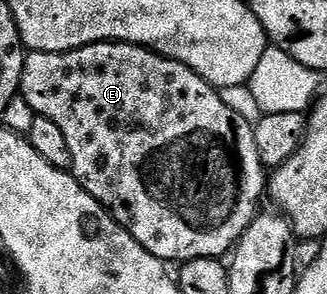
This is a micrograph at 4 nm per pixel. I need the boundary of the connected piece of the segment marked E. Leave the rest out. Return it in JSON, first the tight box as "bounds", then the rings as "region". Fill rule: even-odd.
{"bounds":[20,41,268,263],"region":[[[97,41],[94,45],[81,45],[78,49],[69,49],[66,53],[27,52],[20,95],[27,101],[35,115],[44,119],[52,119],[56,127],[60,127],[64,140],[68,143],[68,151],[72,151],[72,163],[69,172],[99,201],[109,213],[152,255],[156,255],[167,263],[181,263],[205,257],[225,258],[244,235],[244,231],[252,223],[252,219],[260,212],[258,200],[264,197],[268,189],[268,173],[260,159],[260,151],[256,151],[254,126],[248,119],[236,115],[230,110],[224,99],[220,99],[218,90],[210,85],[196,71],[184,67],[184,63],[173,61],[171,57],[162,57],[145,45],[129,45],[123,41]]]}

